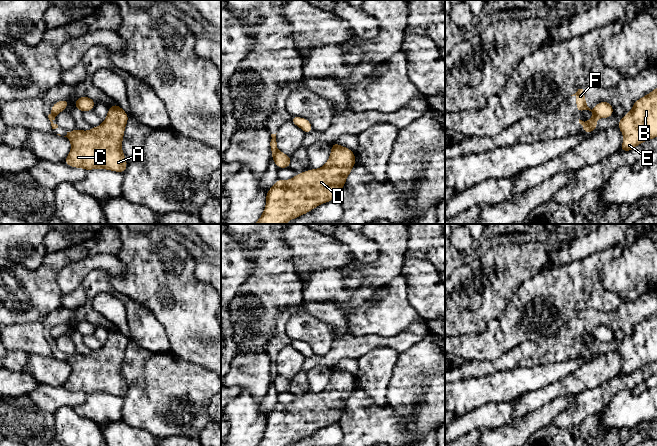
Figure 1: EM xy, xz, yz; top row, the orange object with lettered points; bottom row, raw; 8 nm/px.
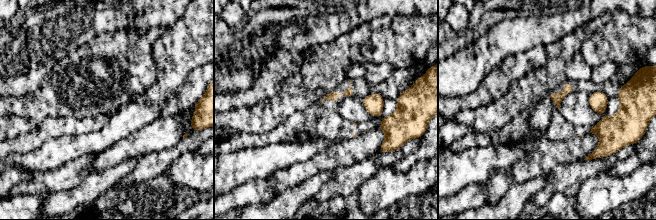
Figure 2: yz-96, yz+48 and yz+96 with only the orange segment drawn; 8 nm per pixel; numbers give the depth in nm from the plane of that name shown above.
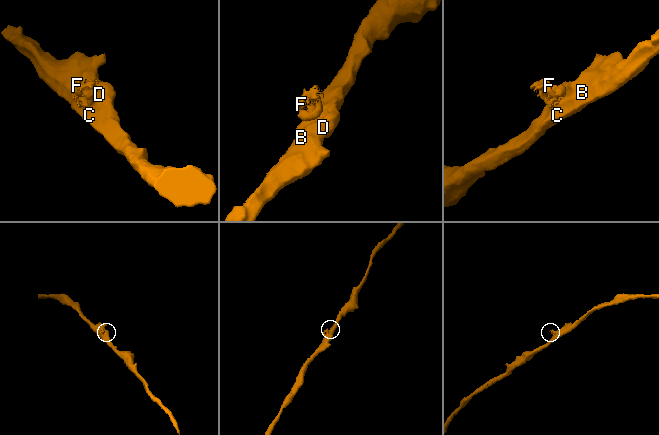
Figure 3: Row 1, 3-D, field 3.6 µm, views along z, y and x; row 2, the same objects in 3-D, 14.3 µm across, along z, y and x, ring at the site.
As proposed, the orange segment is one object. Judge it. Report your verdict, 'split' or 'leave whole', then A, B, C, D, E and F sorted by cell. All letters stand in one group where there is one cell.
split; A B C D E / F

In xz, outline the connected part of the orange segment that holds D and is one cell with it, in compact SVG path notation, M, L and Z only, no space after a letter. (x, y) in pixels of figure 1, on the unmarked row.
M337 366L333 367L330 381L323 391L298 397L289 404L276 404L266 416L266 430L257 446L289 446L321 428L338 423L355 388L355 377L352 374Z

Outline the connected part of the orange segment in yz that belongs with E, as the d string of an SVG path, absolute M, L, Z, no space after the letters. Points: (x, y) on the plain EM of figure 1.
M657 312L636 324L632 329L632 334L621 342L617 351L624 359L620 376L632 375L644 365L657 361Z

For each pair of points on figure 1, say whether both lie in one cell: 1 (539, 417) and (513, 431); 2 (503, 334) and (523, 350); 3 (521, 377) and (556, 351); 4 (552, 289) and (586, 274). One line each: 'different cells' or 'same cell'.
1: same cell
2: different cells
3: different cells
4: same cell

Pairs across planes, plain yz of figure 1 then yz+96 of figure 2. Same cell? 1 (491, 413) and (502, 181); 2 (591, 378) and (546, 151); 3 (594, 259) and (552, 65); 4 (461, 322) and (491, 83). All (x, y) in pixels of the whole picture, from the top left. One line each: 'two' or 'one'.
1: two
2: one
3: one
4: one

